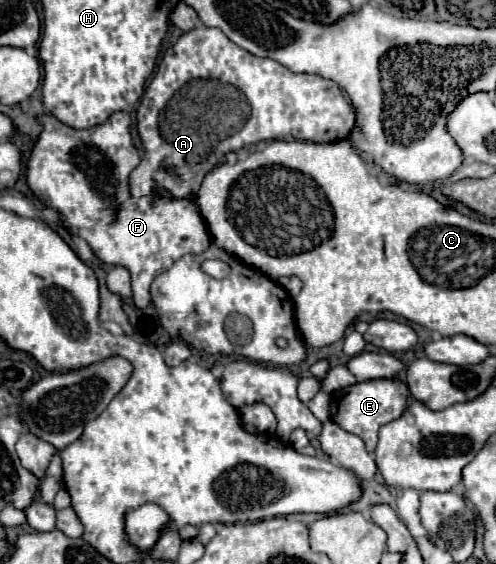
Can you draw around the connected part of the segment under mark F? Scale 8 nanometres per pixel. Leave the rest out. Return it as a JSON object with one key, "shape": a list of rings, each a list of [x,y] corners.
{"shape":[[[126,111],[114,113],[106,123],[96,125],[92,129],[72,129],[60,123],[52,115],[42,117],[44,131],[36,141],[26,169],[26,183],[32,193],[48,207],[60,213],[60,221],[74,233],[80,233],[82,239],[92,247],[92,251],[102,259],[106,265],[122,265],[132,273],[132,291],[134,291],[134,305],[138,309],[146,309],[152,305],[150,301],[150,281],[162,269],[174,265],[176,259],[184,255],[200,255],[210,247],[208,229],[196,209],[194,203],[178,203],[178,201],[160,201],[154,203],[152,197],[146,199],[132,199],[128,175],[140,163],[140,151],[134,147],[130,135],[130,115]]]}

